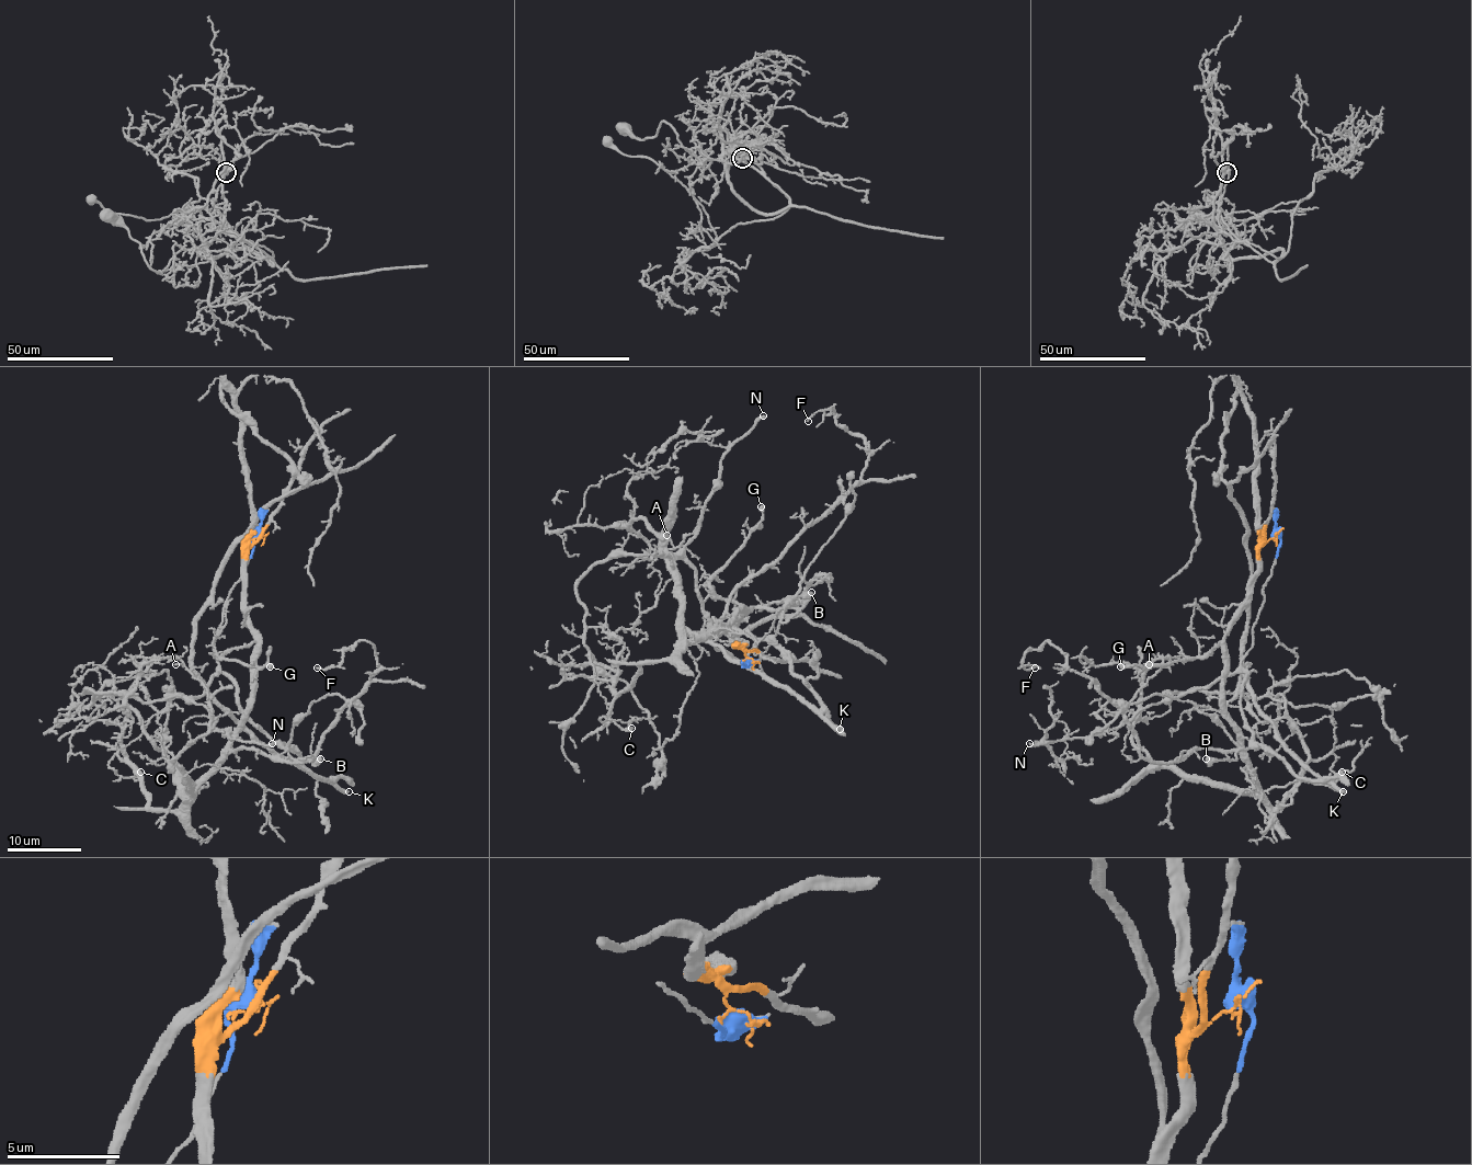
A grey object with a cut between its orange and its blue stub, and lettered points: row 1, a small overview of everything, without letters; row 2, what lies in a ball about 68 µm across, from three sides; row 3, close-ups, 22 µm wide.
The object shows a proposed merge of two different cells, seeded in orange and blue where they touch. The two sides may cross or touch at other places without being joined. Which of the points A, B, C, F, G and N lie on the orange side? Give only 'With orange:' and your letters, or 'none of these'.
With orange: A, C, F, G

